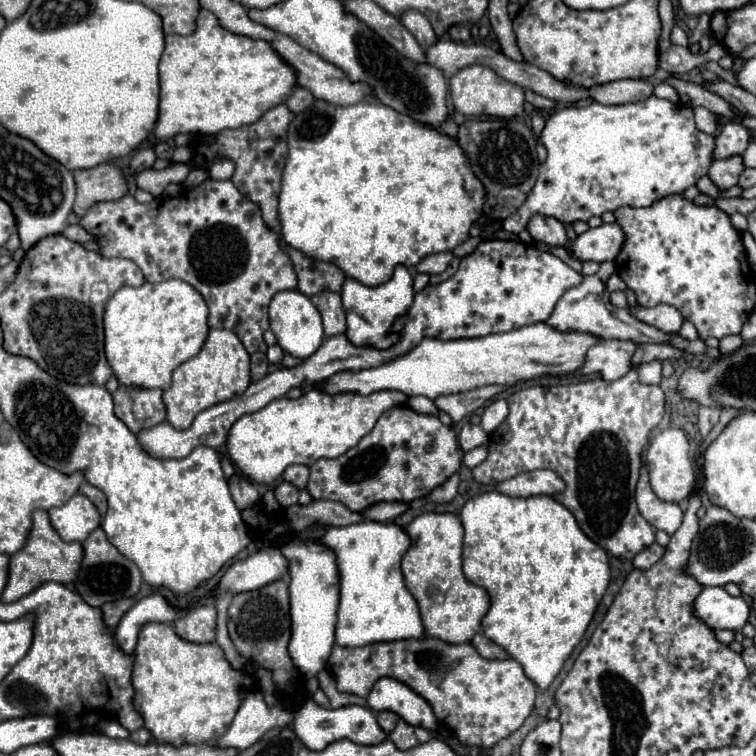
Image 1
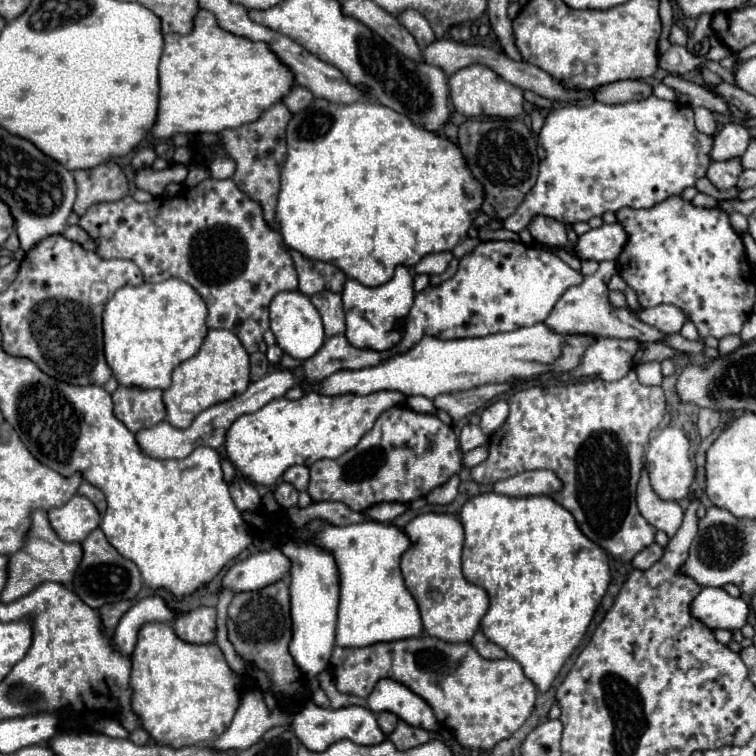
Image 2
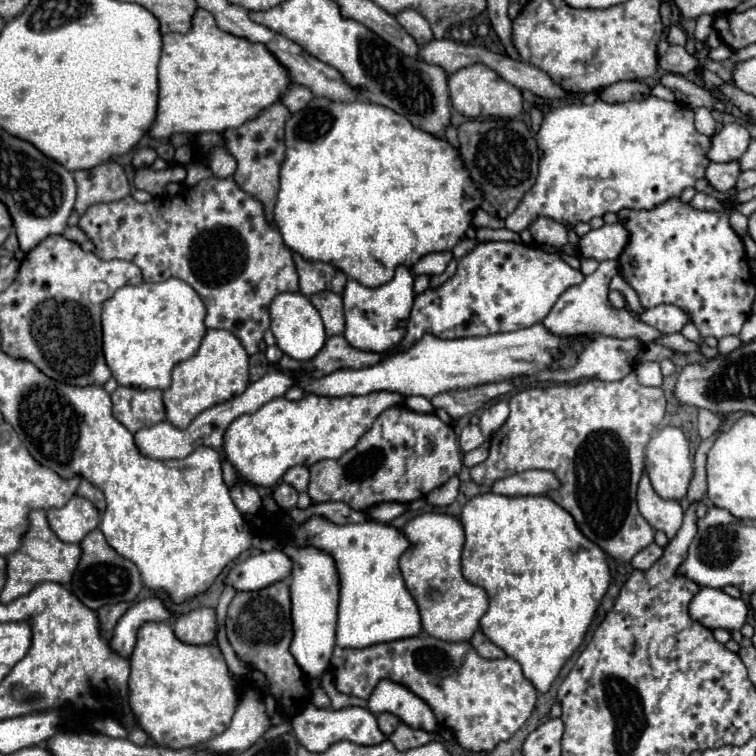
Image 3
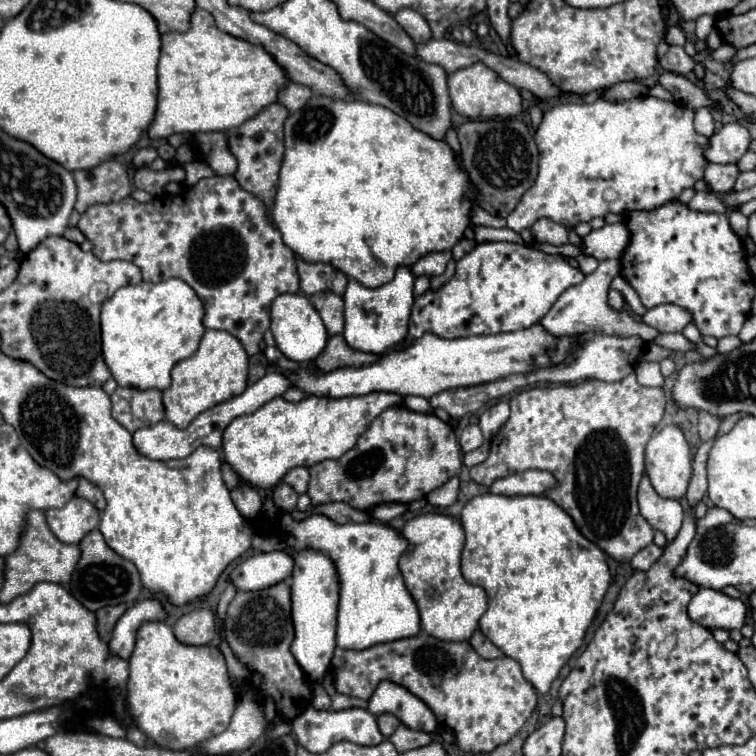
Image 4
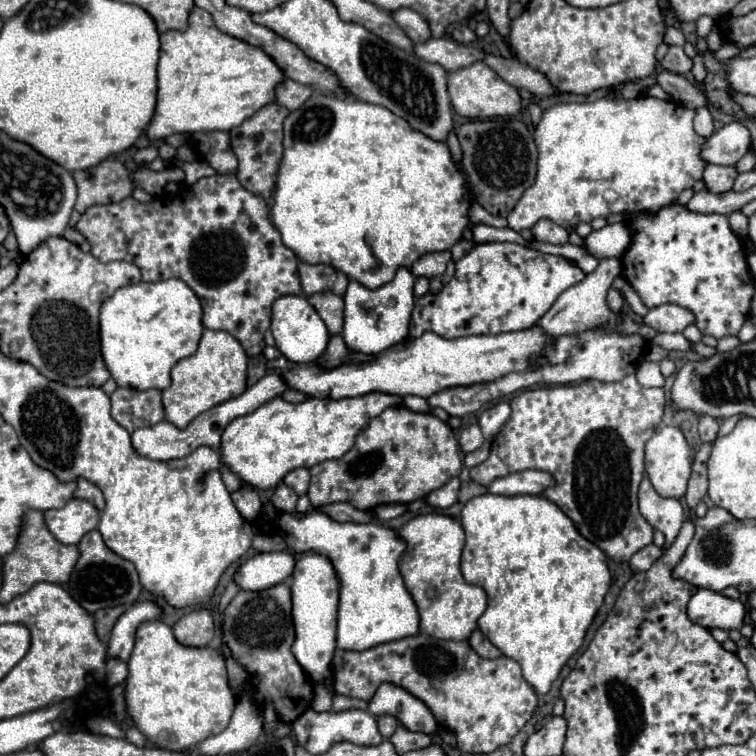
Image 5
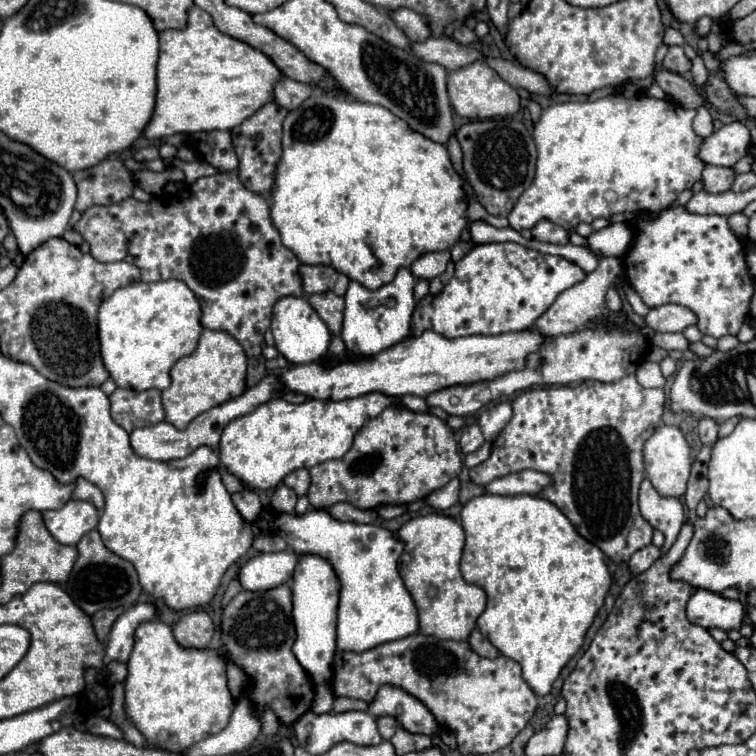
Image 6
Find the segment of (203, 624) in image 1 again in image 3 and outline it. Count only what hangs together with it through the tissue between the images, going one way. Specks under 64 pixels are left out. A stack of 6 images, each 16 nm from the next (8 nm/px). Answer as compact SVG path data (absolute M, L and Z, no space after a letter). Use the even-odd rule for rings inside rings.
M196 608L180 616L174 624L174 634L184 644L210 644L216 636L216 612L212 608Z

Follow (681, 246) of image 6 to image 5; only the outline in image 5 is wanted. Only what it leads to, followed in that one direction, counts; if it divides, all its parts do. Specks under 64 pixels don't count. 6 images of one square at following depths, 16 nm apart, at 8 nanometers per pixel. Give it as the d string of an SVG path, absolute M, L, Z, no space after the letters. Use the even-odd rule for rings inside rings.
M670 204L656 214L634 214L630 228L634 232L632 244L622 258L622 276L638 292L648 308L662 304L678 304L694 312L696 326L702 334L722 338L728 334L738 334L750 312L750 302L754 296L754 278L748 272L746 252L740 238L730 230L728 218L722 214L696 214L686 206Z

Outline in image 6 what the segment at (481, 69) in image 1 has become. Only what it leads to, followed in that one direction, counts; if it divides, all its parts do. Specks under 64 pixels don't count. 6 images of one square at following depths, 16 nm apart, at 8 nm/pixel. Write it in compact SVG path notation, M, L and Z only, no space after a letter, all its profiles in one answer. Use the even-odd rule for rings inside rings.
M476 60L464 68L448 72L448 96L454 112L468 120L484 120L494 116L510 116L520 110L520 96L516 90L506 84L488 64L486 60Z

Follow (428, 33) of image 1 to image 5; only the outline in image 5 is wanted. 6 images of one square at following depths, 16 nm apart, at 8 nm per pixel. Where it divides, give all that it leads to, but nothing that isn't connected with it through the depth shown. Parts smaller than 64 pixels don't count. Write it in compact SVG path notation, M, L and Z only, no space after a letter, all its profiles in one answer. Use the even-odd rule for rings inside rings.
M400 8L396 12L392 12L392 18L396 20L396 24L406 32L406 36L418 44L418 42L424 42L428 40L432 34L430 34L430 28L428 28L428 22L414 10L410 8Z

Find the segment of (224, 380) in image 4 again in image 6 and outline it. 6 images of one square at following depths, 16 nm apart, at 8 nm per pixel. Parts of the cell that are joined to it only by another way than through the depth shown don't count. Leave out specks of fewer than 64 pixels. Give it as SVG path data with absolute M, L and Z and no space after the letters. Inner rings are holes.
M202 330L196 350L170 368L170 378L172 386L162 392L166 422L184 430L198 414L238 398L246 390L246 354L228 332Z

